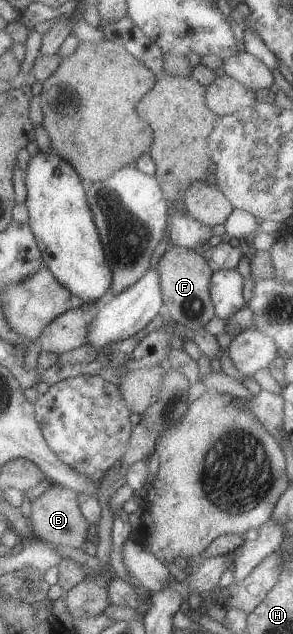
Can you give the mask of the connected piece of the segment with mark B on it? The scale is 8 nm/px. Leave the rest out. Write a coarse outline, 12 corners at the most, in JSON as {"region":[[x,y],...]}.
{"region":[[50,484],[32,501],[35,539],[80,549],[86,519],[75,491]]}

